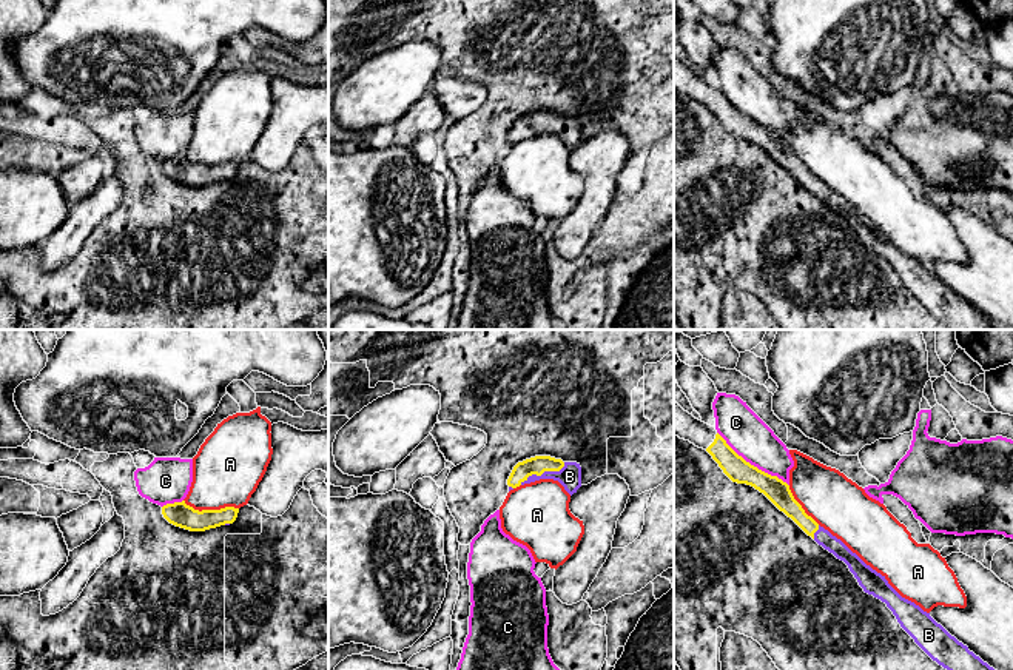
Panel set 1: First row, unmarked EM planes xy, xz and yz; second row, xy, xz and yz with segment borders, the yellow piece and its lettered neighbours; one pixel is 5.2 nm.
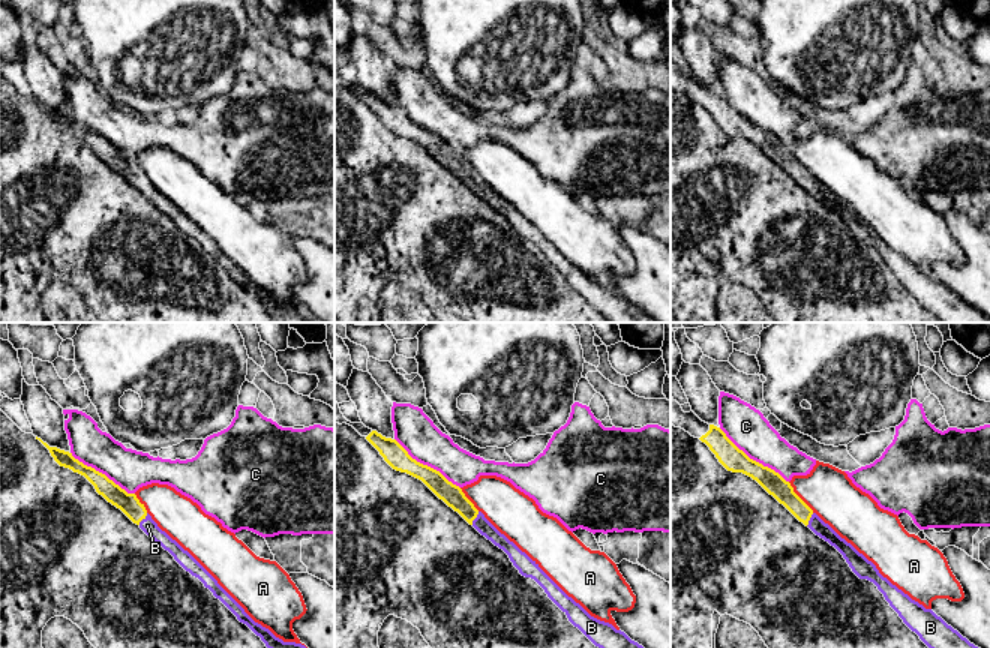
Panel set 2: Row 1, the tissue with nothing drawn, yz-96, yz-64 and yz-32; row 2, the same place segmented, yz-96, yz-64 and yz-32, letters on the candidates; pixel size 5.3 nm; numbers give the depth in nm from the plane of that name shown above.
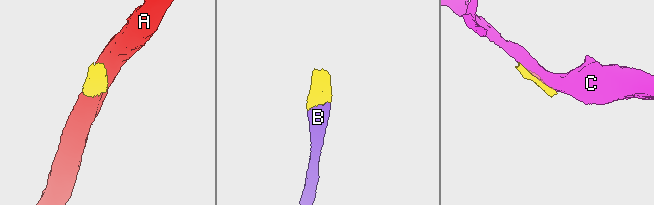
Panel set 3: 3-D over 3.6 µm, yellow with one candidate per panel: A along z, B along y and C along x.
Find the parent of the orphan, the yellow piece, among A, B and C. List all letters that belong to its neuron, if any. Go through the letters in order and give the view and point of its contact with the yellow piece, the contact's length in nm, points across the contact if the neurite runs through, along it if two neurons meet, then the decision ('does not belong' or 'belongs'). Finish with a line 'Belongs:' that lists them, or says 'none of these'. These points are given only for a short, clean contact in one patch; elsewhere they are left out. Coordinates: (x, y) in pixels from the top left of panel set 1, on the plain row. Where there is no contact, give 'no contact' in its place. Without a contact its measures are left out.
A: xy (210, 165) | 300 nm | does not belong
B: xz (543, 127) | 260 nm | across xz (537, 120), (543, 127), (565, 127), (569, 131) | belongs
C: yz (753, 120) | 480 nm | does not belong
Belongs: B

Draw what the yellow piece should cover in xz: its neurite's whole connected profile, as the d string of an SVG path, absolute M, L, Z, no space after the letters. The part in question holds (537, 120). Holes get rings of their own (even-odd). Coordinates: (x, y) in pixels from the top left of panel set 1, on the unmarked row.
M535 111L518 117L509 134L509 146L540 134L558 136L572 151L581 142L581 122L577 117L563 117L550 111Z

